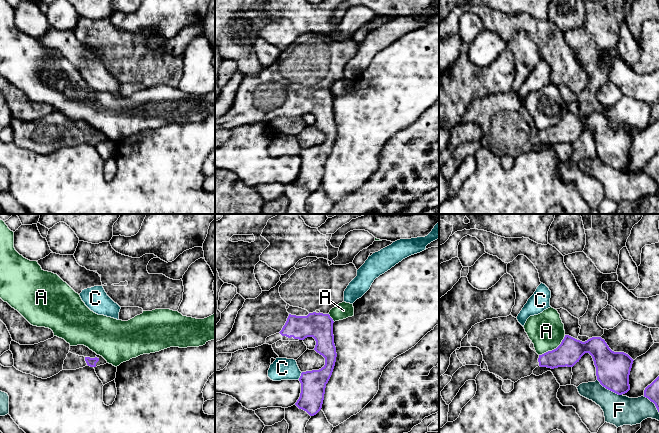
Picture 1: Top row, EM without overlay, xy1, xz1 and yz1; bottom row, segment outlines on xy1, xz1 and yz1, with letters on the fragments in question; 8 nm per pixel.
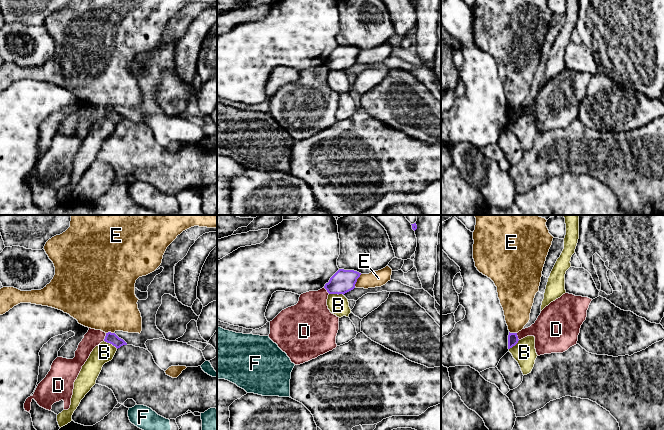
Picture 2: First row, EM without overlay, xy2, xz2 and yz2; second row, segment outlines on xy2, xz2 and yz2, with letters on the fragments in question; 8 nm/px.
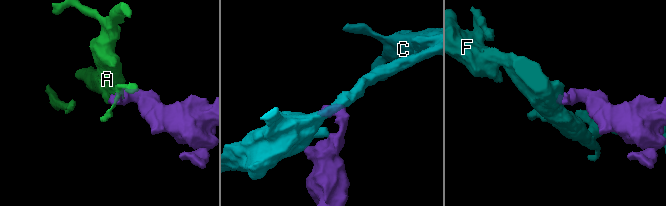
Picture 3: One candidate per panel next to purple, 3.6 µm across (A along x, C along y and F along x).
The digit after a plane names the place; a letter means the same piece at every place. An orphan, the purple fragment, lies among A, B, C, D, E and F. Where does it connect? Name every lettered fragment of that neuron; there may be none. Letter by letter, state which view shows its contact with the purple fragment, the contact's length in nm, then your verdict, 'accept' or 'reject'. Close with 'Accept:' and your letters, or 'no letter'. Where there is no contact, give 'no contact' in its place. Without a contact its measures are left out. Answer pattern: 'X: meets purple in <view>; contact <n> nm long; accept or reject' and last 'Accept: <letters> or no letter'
A: meets purple in yz1; contact 280 nm long; reject
B: meets purple in xz2; contact 120 nm long; reject
C: meets purple in xz1; contact 70 nm long; reject
D: meets purple in xy2; contact 70 nm long; reject
E: meets purple in xz2; contact 120 nm long; reject
F: meets purple in yz1; contact 240 nm long; reject
Accept: no letter

